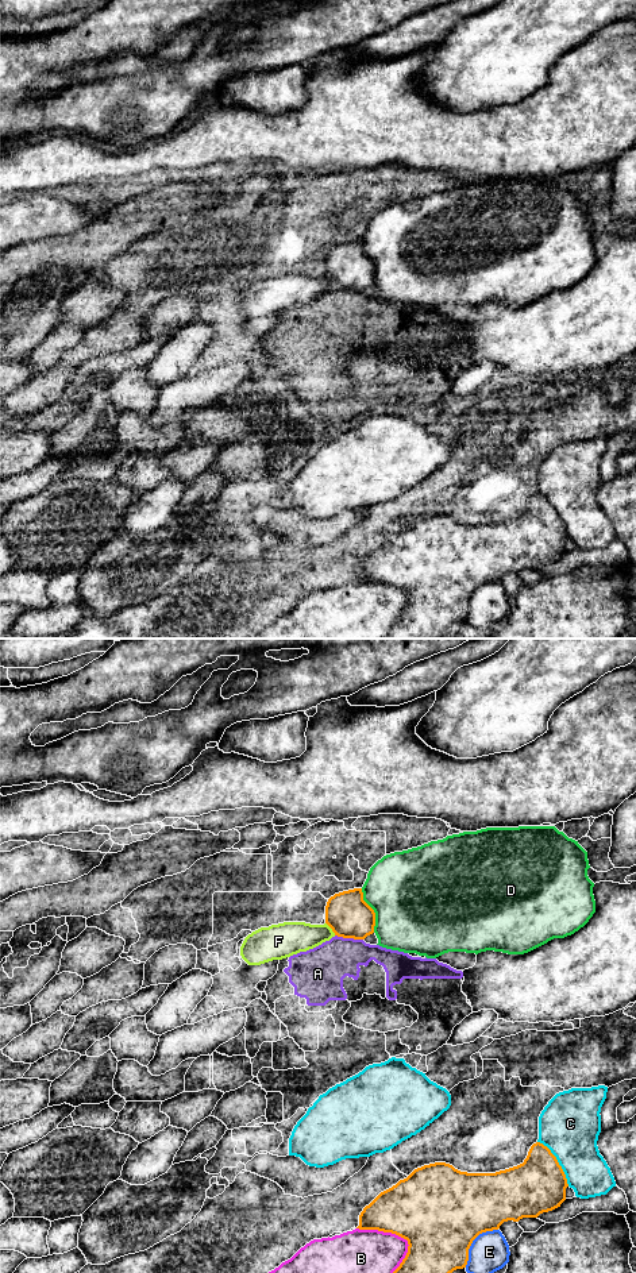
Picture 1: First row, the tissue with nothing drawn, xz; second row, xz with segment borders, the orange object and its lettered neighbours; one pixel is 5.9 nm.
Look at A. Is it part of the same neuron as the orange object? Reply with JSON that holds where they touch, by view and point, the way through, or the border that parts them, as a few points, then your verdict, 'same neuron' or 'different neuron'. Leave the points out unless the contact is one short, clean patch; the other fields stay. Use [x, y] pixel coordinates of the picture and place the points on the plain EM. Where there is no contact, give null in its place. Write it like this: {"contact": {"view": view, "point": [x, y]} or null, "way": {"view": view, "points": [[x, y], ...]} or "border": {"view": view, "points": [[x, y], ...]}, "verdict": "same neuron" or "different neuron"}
{"contact": {"view": "xz", "point": [349, 289]}, "border": {"view": "xz", "points": [[335, 286], [343, 290], [362, 292]]}, "verdict": "different neuron"}

